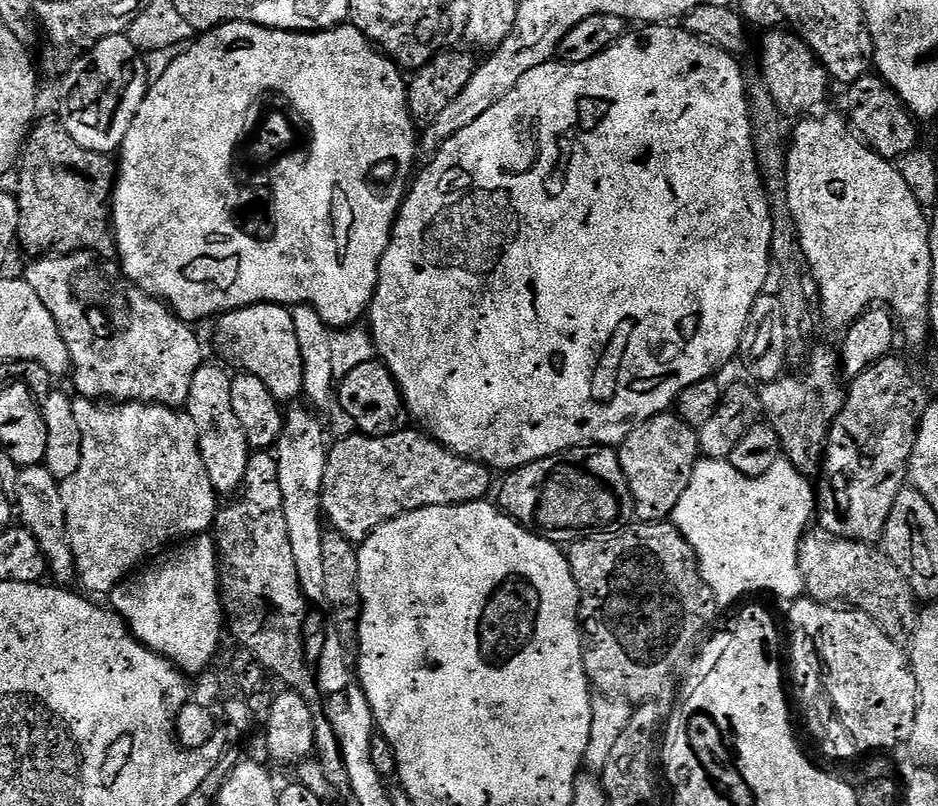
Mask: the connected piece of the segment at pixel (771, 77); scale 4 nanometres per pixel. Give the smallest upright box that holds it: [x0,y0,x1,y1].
[760,30,830,118]

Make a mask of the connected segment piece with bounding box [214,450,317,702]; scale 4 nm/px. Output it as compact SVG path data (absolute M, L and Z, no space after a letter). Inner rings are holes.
M256 450L249 455L243 485L235 498L216 514L214 543L216 569L220 575L220 606L224 610L227 631L239 647L249 651L265 673L277 676L285 689L296 692L309 702L317 699L316 682L309 661L304 658L302 629L306 615L306 597L296 577L294 556L290 550L282 493L278 484L276 457L271 451Z

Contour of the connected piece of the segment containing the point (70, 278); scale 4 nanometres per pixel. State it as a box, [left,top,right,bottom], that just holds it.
[26,252,206,409]

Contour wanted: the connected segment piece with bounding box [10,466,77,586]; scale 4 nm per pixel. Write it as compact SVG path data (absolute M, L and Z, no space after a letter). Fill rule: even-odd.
M46 466L38 468L22 468L15 473L10 487L10 503L14 509L15 519L19 527L24 528L36 540L40 552L44 556L46 572L53 576L55 583L68 586L77 579L74 554L70 550L70 542L66 532L62 494L60 493L61 481L50 474Z

